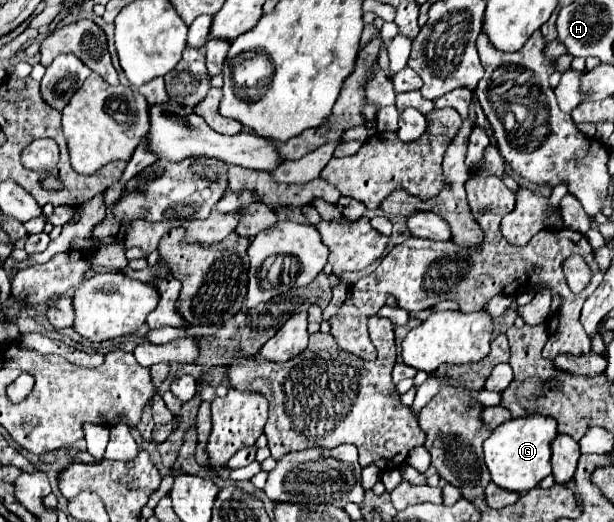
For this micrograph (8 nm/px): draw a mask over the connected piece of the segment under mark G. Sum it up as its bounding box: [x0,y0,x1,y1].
[484,413,558,493]

